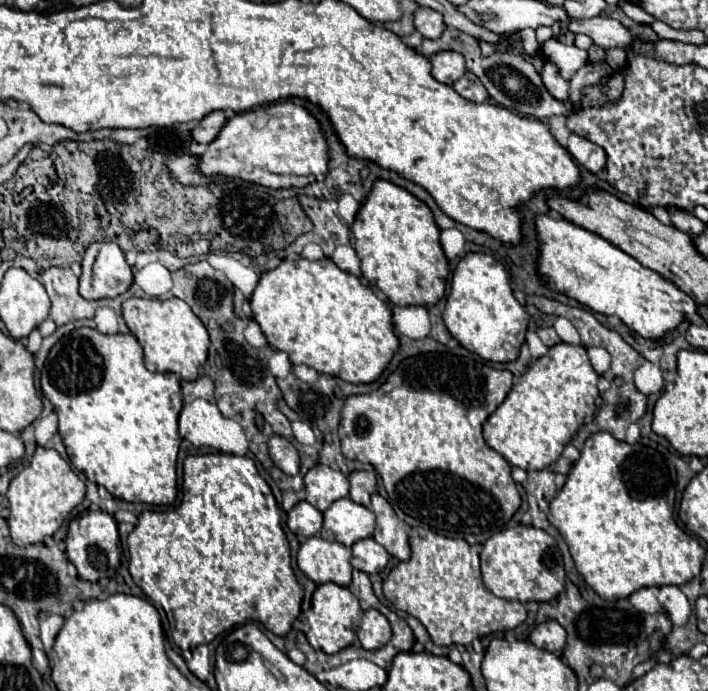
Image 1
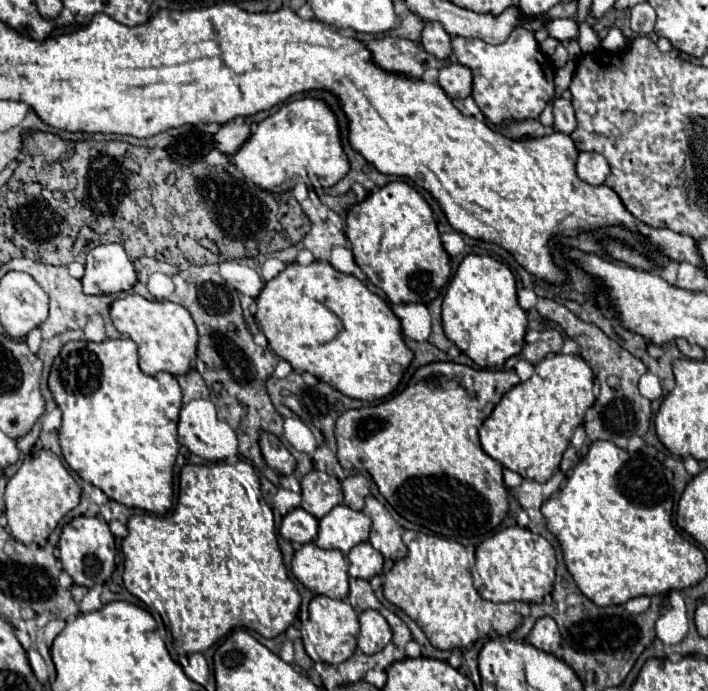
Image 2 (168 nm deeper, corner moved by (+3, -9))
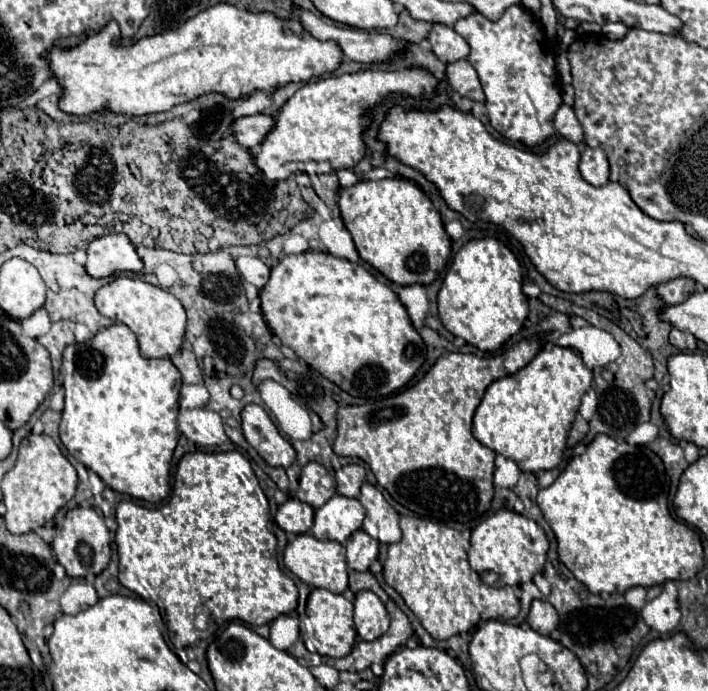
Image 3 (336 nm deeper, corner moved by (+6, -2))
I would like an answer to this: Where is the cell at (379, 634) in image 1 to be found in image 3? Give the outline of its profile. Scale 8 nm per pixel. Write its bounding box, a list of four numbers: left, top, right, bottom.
[354,591,390,641]

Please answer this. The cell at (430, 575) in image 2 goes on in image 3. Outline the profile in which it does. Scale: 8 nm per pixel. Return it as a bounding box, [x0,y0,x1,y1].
[384,515,520,639]

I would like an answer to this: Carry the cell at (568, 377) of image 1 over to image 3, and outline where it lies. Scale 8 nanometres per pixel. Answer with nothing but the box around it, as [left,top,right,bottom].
[474,345,592,471]

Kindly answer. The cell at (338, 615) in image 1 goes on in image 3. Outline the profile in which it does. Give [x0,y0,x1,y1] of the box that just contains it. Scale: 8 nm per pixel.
[299,589,356,657]

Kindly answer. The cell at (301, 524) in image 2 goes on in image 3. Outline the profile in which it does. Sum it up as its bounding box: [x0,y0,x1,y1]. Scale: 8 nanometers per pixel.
[274,497,314,535]

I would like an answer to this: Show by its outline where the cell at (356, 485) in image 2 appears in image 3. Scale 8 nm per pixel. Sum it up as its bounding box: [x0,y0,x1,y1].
[336,465,366,497]

